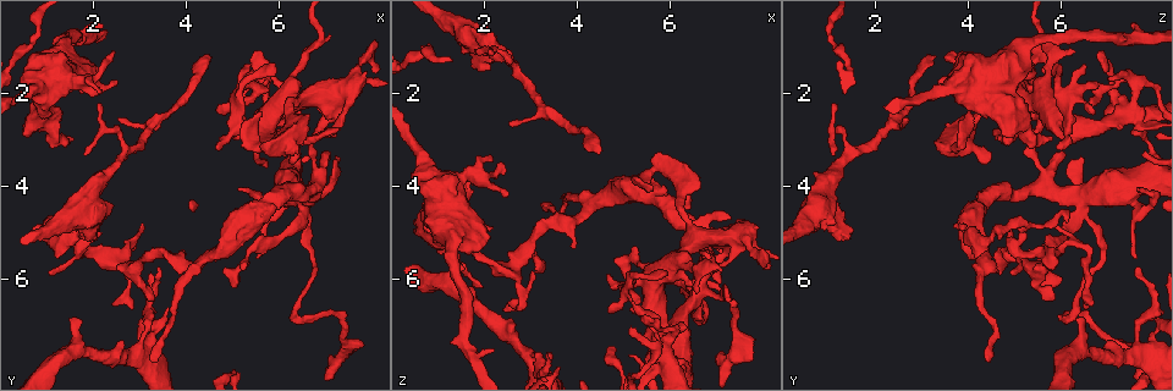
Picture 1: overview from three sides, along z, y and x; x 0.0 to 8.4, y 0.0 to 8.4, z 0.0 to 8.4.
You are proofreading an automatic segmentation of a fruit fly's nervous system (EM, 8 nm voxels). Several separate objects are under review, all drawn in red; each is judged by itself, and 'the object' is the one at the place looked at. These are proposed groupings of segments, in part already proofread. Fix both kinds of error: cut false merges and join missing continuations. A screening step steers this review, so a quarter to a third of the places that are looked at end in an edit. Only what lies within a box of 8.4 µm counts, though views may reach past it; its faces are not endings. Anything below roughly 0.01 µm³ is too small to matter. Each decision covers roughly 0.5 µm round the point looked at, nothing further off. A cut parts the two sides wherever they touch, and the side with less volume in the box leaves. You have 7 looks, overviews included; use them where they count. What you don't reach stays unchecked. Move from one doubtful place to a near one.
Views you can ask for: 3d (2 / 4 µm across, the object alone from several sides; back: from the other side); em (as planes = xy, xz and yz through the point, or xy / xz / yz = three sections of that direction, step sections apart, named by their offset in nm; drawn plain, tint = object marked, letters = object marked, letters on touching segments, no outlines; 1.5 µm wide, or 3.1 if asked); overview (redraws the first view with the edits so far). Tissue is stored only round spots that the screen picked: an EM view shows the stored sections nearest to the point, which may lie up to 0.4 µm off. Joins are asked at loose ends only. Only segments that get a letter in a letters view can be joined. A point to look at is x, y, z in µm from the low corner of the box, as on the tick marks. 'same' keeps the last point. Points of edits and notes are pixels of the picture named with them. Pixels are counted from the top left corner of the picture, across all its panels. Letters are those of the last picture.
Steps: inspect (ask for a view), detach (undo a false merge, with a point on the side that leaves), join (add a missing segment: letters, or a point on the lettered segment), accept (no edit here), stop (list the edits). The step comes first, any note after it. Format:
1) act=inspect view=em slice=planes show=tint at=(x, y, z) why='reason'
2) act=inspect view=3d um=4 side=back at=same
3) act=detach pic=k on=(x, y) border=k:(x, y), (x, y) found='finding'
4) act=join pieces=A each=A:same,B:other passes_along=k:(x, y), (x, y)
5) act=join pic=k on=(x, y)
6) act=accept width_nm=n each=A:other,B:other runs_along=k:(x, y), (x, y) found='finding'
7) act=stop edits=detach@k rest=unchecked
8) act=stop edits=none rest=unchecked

act=inspect view=em slice=planes show=letters at=(5.05, 6.10, 6.00) why='tapers out'

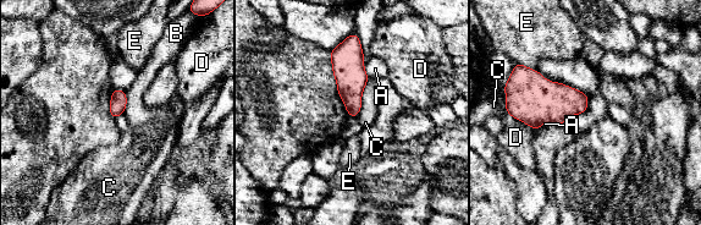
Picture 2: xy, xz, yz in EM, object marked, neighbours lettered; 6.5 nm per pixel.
act=accept each=A:other,B:other,C:other,D:other,E:other found='no lettered segment goes on from it'

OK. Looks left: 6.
act=inspect view=em slice=planes show=letters at=(6.90, 2.85, 4.55) why='free end'

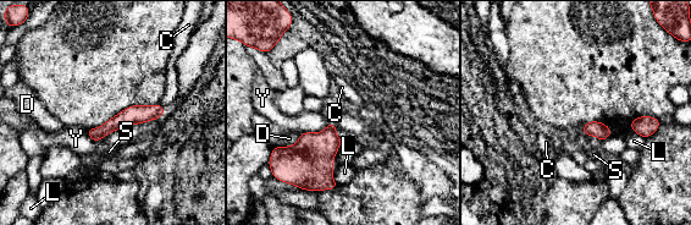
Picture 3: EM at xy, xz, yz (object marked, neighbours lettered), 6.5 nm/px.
act=accept each=C:other,D:other,L:other,S:other,Y:other border=3:(159, 103), (166, 109) found='none of them fits'

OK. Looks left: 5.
act=inspect view=3d um=2 at=(4.50, 1.20, 3.30) why='an open end'

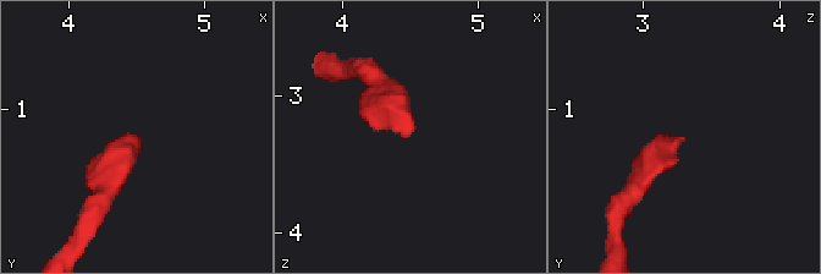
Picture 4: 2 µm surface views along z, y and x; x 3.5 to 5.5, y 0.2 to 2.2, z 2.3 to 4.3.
act=inspect view=em slice=xz step=4 show=letters at=(4.50, 1.22, 3.28) why='now the EM'

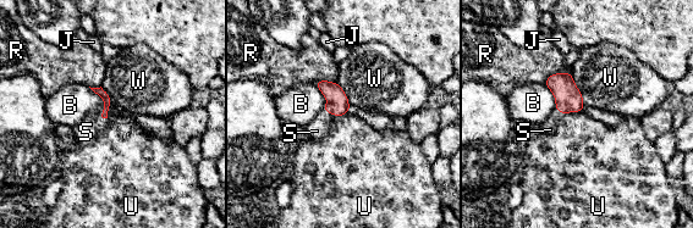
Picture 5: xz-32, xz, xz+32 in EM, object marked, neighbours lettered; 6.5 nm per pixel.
act=join pieces=S each=B:other,J:other,R:other,S:same,U:other,W:other passes_along=5:(337, 104), (329, 112), (320, 126) found='the neuron continues'

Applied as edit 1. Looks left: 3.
act=stop edits=join@5 rest=unchecked

